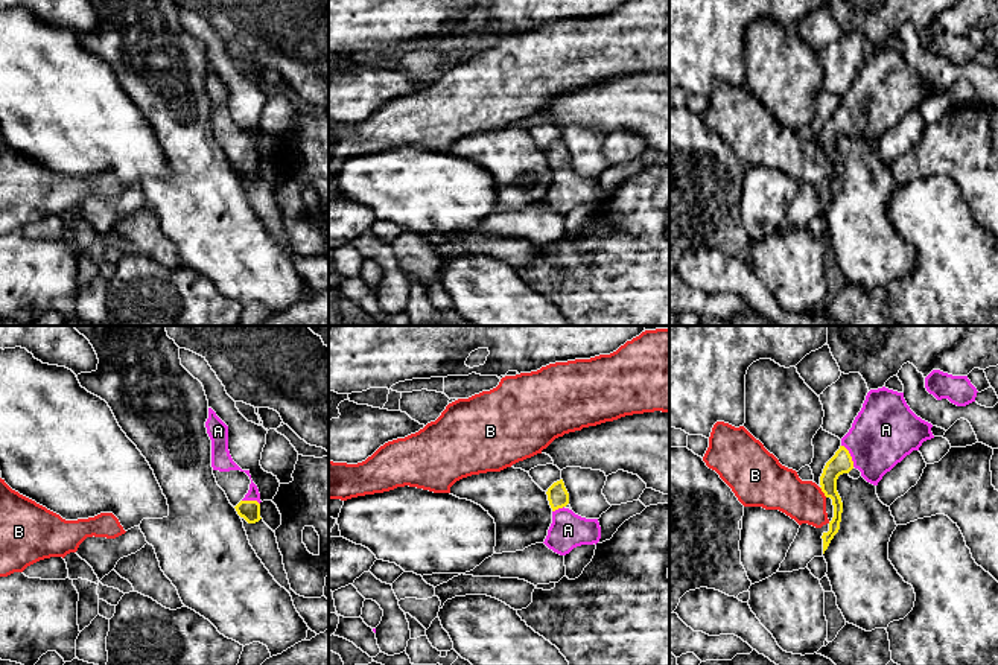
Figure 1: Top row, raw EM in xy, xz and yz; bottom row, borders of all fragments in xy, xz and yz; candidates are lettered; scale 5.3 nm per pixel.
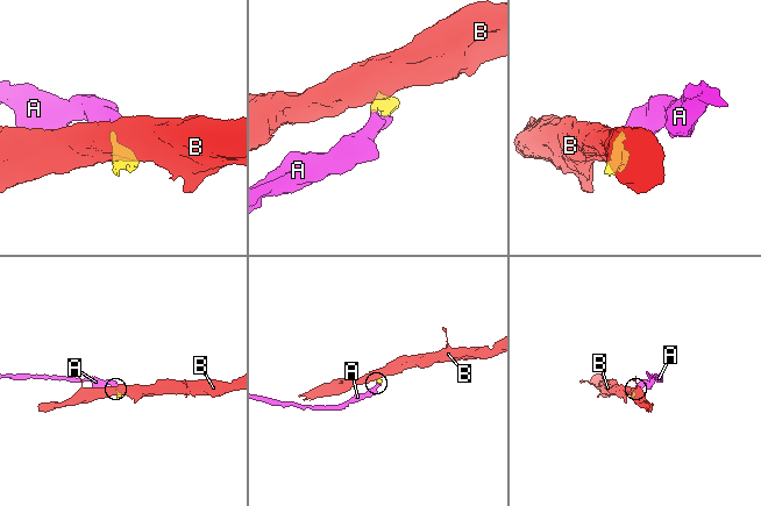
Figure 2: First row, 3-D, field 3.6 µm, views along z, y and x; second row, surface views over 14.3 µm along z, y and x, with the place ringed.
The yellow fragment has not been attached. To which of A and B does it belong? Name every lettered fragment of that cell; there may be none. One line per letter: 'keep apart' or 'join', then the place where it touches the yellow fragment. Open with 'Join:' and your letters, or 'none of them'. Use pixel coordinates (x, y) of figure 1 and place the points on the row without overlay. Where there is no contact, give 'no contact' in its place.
Join: A
A: join; meets yellow in yz at (849, 114)
B: keep apart; meets yellow in yz at (822, 149)

